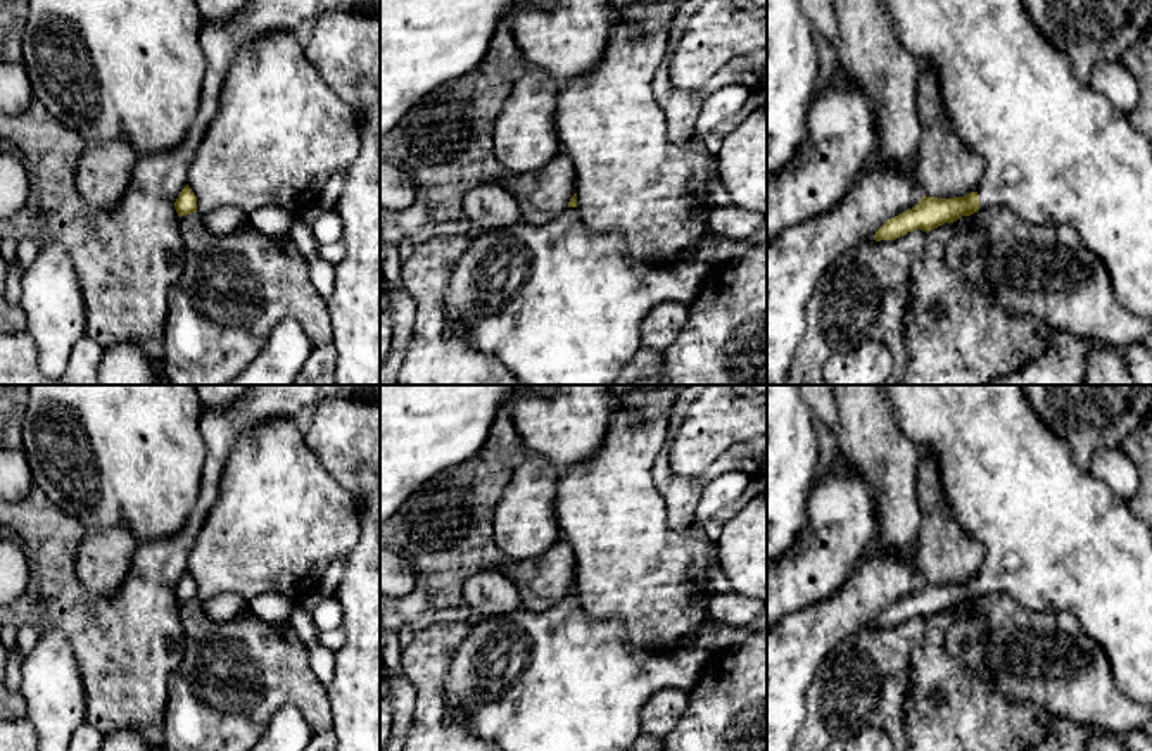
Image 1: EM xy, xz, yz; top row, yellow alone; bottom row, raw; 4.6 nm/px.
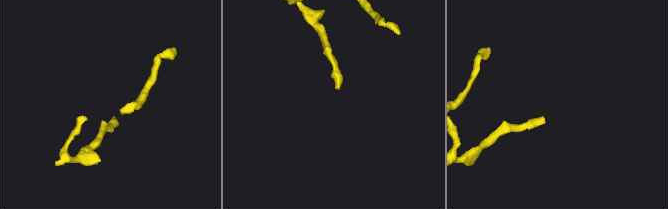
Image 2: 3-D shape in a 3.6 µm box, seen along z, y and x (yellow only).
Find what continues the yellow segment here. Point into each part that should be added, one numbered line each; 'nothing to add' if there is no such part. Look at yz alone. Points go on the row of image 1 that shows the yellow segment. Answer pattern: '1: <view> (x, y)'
1: yz (1056, 152)

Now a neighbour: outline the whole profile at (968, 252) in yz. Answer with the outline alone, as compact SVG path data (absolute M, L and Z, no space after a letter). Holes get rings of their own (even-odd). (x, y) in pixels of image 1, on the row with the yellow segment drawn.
M971 224L959 230L946 247L945 261L979 290L988 290L990 243L983 230Z

